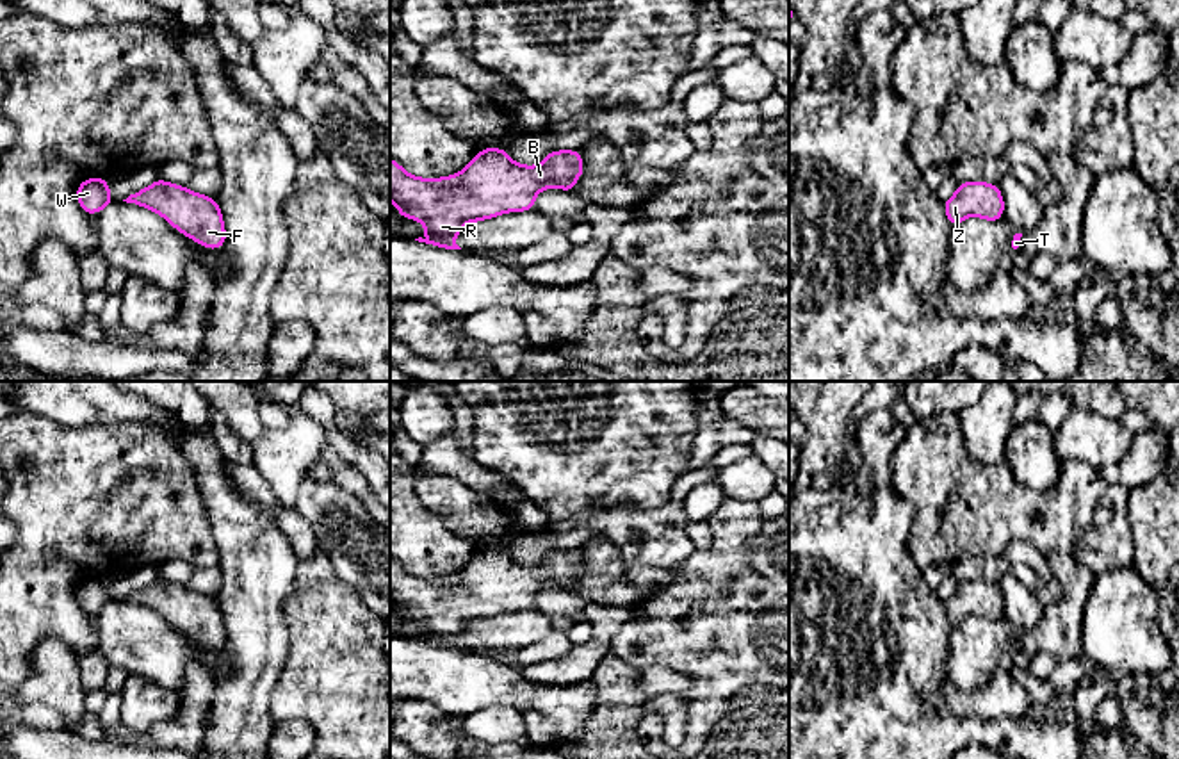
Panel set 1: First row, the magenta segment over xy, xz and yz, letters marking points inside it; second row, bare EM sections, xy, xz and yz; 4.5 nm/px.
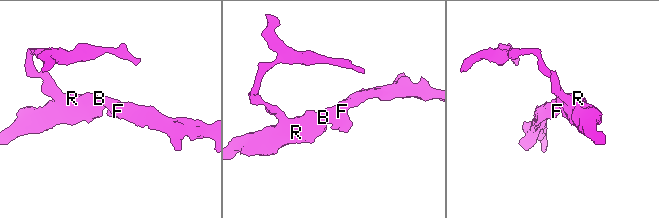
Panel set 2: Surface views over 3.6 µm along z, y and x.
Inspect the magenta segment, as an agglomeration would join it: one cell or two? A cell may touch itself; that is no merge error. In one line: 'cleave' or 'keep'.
keep

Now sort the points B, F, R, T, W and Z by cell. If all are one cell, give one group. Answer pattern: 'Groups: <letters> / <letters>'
Groups: B F R T W Z

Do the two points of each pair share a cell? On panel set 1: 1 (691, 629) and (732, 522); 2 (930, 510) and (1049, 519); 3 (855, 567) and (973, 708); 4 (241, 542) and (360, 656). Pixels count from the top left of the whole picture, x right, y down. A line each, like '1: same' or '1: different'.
1: same
2: same
3: different
4: different

